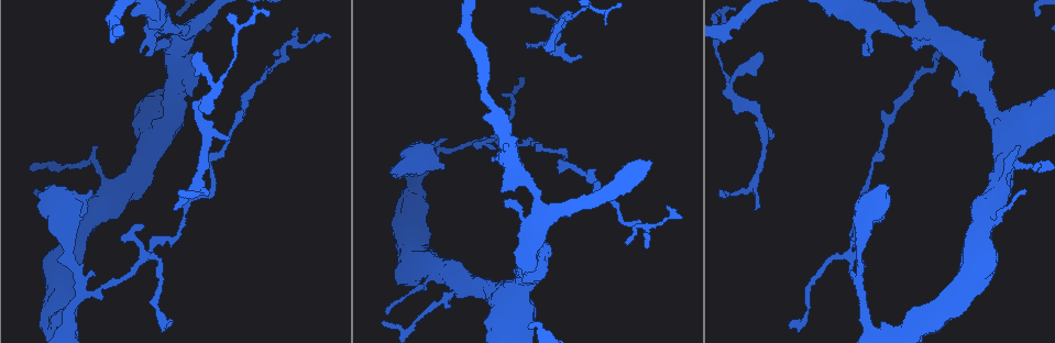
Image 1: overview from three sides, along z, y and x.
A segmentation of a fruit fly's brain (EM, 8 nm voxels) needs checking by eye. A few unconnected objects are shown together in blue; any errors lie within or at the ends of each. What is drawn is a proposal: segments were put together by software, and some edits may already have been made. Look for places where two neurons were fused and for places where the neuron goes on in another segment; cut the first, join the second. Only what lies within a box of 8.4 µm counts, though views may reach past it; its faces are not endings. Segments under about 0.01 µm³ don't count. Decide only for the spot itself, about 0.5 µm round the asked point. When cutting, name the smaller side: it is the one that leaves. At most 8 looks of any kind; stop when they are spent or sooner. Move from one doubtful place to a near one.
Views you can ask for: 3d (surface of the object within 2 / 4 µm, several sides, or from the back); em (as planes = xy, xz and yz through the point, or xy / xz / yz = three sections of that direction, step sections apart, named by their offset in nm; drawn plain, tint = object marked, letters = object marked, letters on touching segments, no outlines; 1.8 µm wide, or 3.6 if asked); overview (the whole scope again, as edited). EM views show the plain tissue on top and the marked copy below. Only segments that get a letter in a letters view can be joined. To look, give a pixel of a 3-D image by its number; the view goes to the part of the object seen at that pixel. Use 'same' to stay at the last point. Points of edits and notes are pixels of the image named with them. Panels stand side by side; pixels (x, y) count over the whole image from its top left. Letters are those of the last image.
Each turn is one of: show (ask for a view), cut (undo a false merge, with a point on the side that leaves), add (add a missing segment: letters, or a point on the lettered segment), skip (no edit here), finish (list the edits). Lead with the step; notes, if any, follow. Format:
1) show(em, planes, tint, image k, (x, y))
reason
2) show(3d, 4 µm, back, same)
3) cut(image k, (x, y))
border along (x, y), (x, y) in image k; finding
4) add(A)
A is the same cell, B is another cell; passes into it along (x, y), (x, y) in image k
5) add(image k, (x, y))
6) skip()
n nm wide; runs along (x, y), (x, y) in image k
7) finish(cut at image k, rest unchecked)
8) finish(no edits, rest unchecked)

show(em, xy, step 4, tint, image 1, (770, 138))
branch stops here

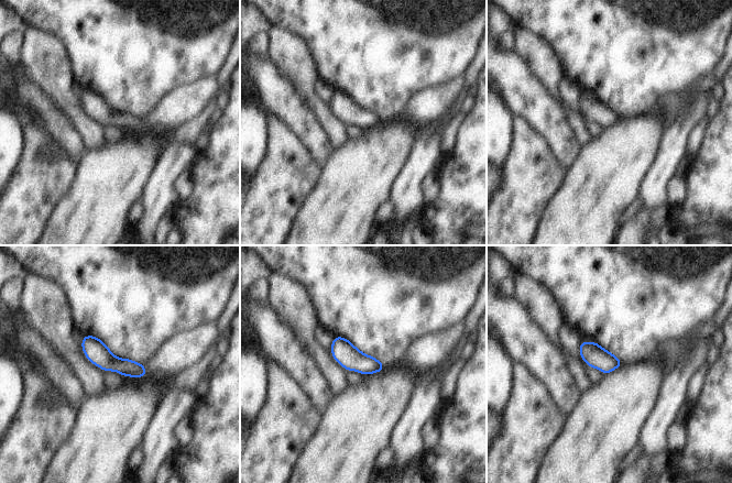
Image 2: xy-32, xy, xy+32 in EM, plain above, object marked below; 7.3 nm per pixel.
show(em, planes, tint, same)

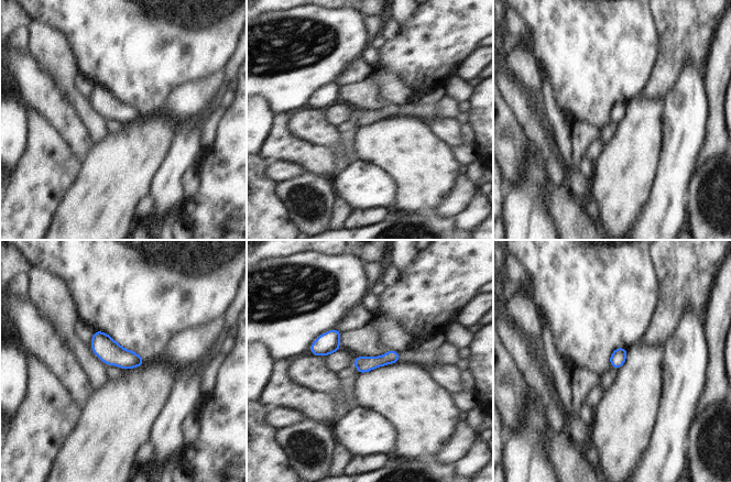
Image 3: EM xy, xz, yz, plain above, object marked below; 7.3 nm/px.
show(em, planes, letters, same)
see the neighbours

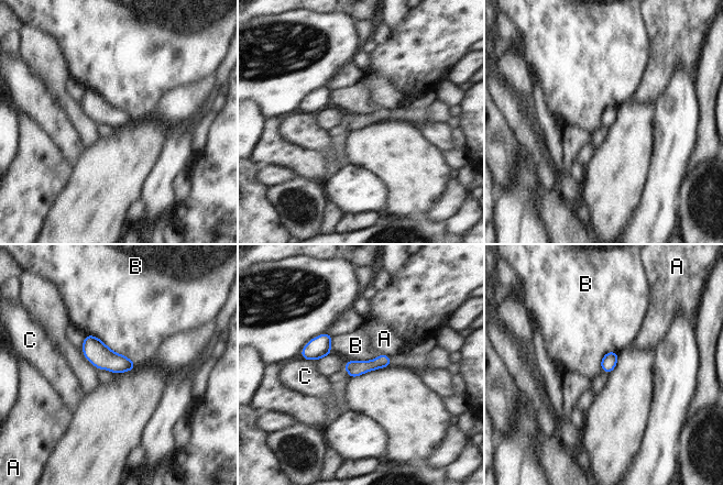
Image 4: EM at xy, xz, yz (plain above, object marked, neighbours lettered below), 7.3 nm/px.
skip()
A, B and C are other cells; border along (87, 333), (99, 338), (137, 365) in image 4; none of them fits

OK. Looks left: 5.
show(3d, 4 µm, image 1, (197, 52))
thin end

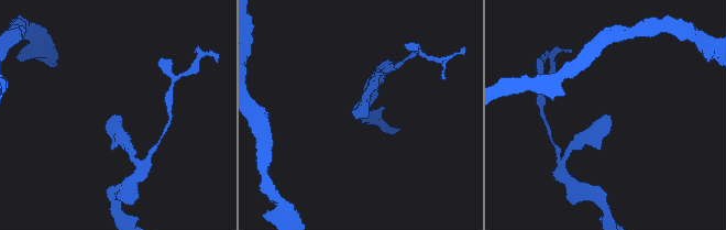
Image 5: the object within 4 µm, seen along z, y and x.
show(em, xz, step 4, letters, image 5, (116, 114))
shape alone is not enough

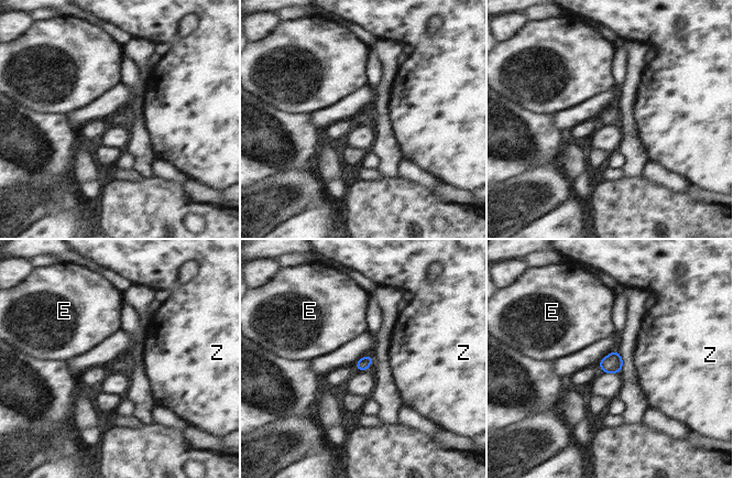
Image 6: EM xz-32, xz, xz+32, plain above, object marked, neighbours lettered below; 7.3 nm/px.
show(em, planes, letters, same)
cut it another way

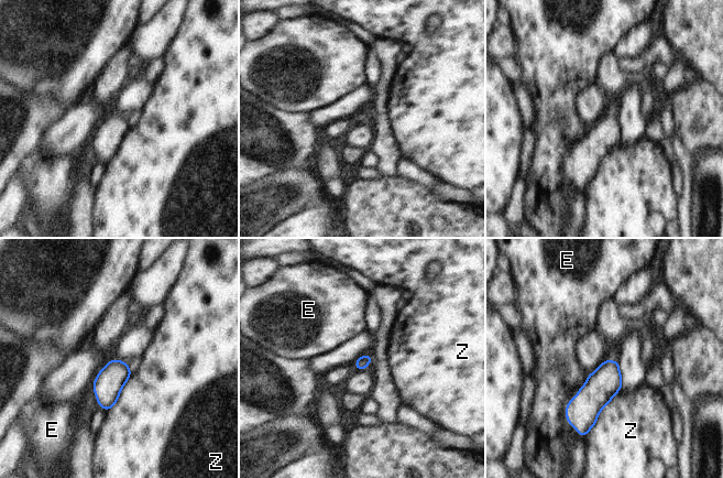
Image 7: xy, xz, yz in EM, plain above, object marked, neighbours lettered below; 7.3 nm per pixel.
skip()
E and Z are other cells; border along (620, 390), (585, 434) in image 7; none of them fits

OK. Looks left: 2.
show(em, xy, step 16, tint, image 1, (497, 138))

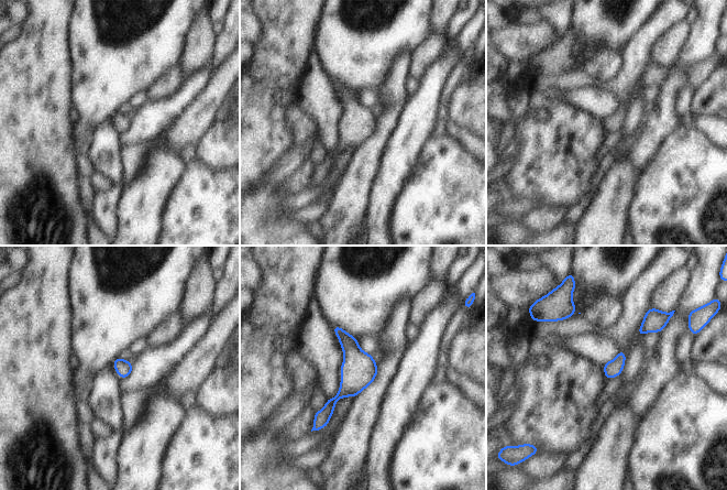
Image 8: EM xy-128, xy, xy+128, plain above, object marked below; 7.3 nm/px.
show(em, planes, letters, same)
cut it another way

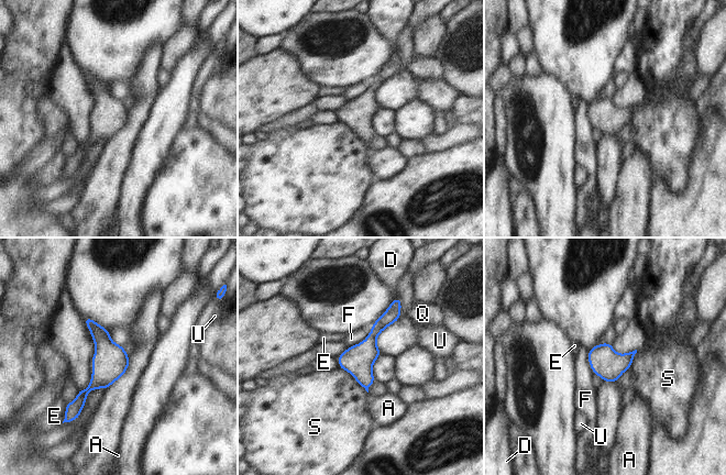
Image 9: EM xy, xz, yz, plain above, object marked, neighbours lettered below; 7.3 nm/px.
skip()
A, D, E, F, Q, S and U are other cells; border along (339, 368), (347, 369), (367, 393) in image 9; continuous, no second neuron

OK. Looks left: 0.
finish(no edits, rest unchecked)

